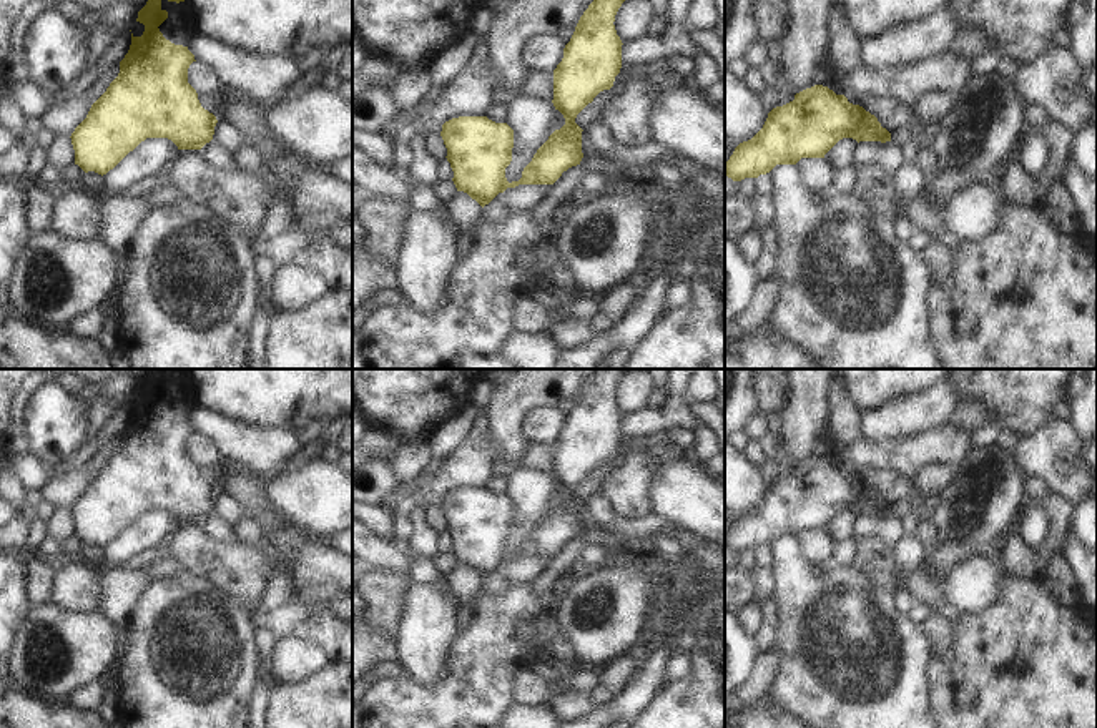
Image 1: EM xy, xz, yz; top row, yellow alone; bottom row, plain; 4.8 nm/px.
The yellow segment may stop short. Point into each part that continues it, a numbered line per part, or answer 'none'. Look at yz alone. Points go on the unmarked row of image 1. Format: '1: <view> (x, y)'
none

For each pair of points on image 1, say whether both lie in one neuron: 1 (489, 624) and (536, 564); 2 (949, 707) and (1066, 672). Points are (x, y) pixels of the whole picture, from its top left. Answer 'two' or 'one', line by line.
1: two
2: one

